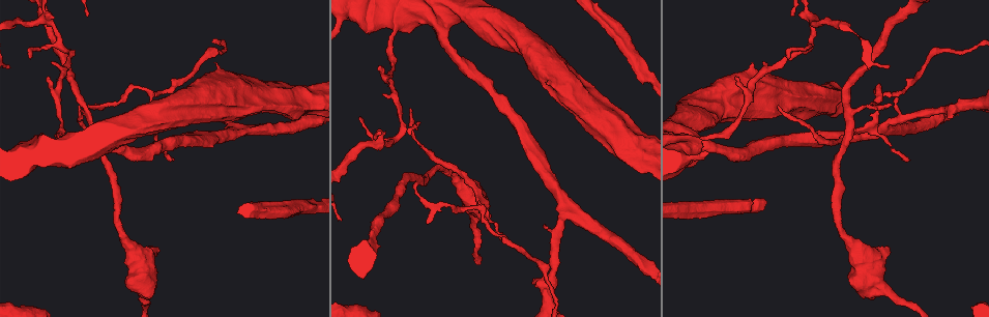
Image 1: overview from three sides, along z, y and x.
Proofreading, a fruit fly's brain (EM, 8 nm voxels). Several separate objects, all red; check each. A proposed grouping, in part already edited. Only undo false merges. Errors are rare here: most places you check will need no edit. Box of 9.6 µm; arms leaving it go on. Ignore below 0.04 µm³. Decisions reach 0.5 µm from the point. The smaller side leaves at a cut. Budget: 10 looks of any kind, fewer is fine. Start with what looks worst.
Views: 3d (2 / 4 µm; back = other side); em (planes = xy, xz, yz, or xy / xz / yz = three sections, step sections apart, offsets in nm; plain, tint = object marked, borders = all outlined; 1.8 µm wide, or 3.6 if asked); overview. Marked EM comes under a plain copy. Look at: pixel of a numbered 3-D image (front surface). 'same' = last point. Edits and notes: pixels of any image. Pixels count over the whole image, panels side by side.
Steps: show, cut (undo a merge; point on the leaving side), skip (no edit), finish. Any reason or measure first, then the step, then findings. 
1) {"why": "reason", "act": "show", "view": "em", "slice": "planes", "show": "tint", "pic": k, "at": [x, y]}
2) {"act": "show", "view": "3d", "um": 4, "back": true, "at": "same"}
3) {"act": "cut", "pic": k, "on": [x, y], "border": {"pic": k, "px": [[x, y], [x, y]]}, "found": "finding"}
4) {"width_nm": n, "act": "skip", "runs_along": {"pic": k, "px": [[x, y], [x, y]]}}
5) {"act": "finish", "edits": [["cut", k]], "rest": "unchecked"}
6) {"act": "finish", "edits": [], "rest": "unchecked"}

{"why": "sharp bend", "act": "show", "view": "em", "slice": "planes", "show": "tint", "pic": 1, "at": [439, 20]}

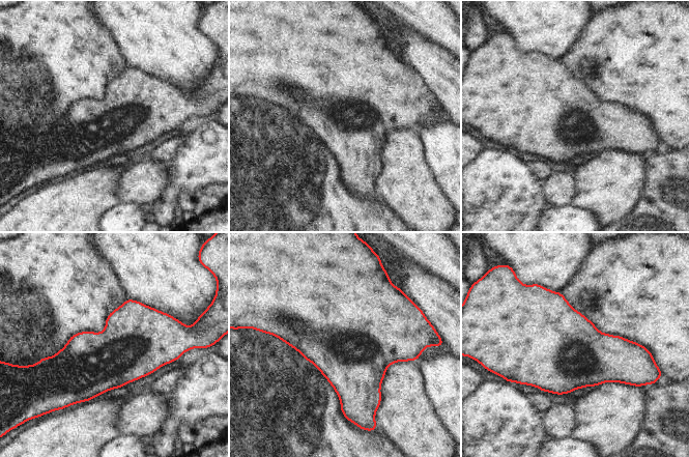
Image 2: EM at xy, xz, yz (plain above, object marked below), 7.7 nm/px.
{"act": "skip", "found": "all the same neuron"}

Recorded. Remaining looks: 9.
{"why": "abrupt turn", "act": "show", "view": "3d", "um": 4, "back": true, "pic": 1, "at": [232, 102]}

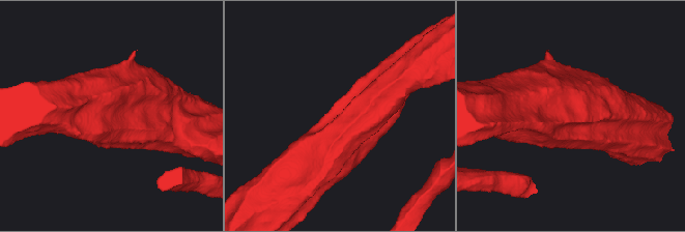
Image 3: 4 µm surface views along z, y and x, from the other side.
{"act": "show", "view": "em", "slice": "xz", "step": 8, "show": "tint", "pic": 3, "at": [557, 114]}

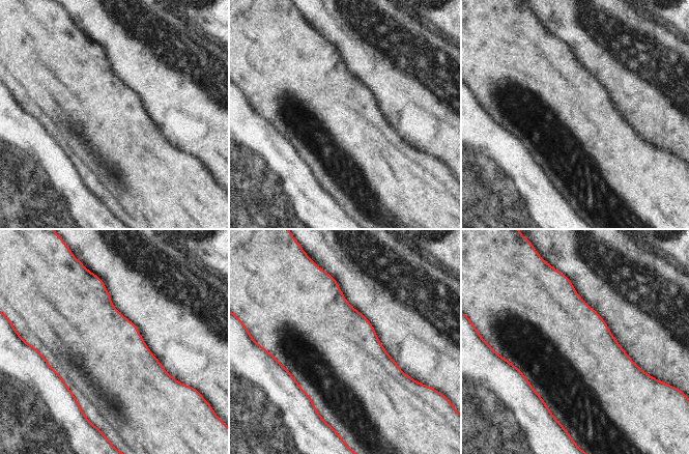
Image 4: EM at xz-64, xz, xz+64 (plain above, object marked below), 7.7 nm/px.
{"why": "another direction", "act": "show", "view": "em", "slice": "planes", "show": "tint", "at": "same"}

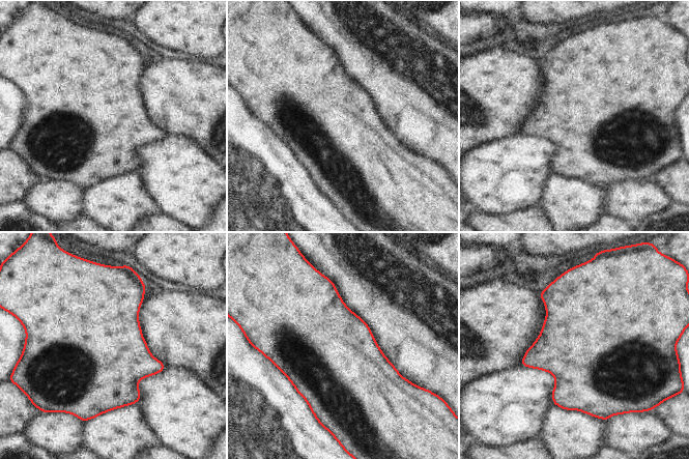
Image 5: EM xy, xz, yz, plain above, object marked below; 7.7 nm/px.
{"act": "skip", "found": "one neuron here"}

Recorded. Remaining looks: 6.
{"why": "sharp bend", "act": "show", "view": "em", "slice": "yz", "step": 8, "show": "tint", "pic": 1, "at": [483, 207]}

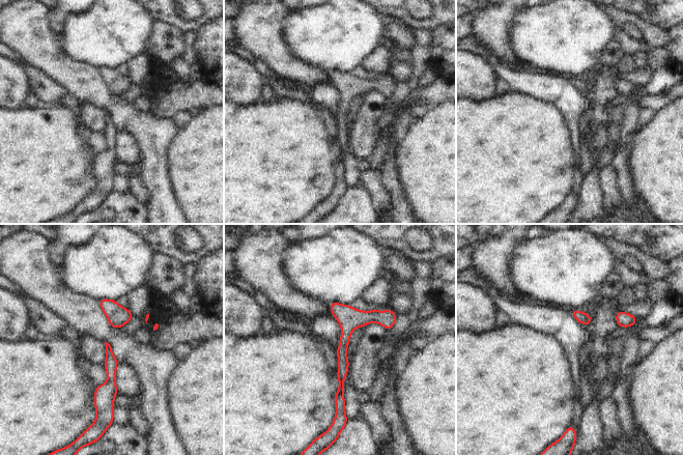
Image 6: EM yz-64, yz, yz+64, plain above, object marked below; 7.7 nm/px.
{"why": "another direction", "act": "show", "view": "em", "slice": "planes", "show": "tint", "at": "same"}

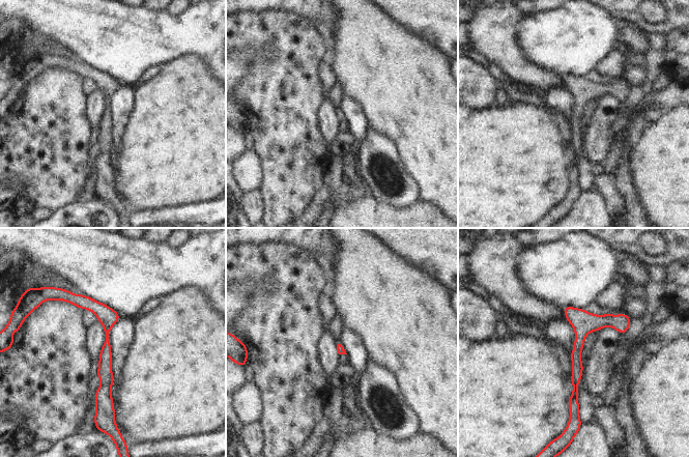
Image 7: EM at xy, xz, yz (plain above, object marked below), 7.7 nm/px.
{"act": "skip", "runs_along": {"pic": 7, "px": [[70, 296], [107, 319], [105, 406]]}, "found": "continuous, no second neuron"}

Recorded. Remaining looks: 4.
{"why": "three arms meet", "act": "show", "view": "em", "slice": "xz", "step": 4, "show": "tint", "pic": 1, "at": [879, 129]}

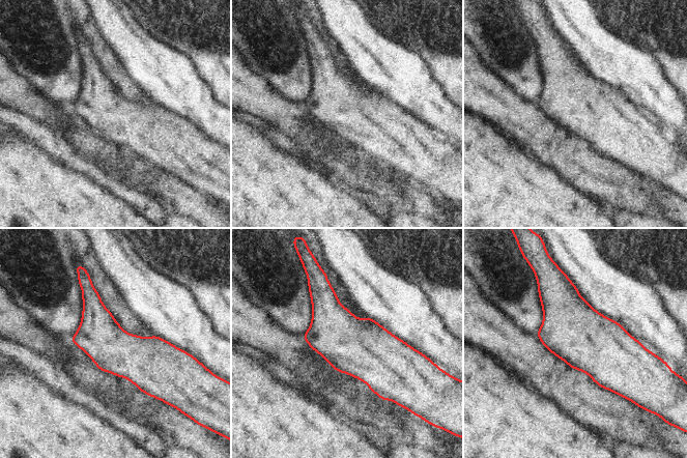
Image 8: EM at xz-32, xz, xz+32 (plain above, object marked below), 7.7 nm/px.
{"act": "show", "view": "em", "slice": "yz", "step": 16, "show": "tint", "at": "same"}

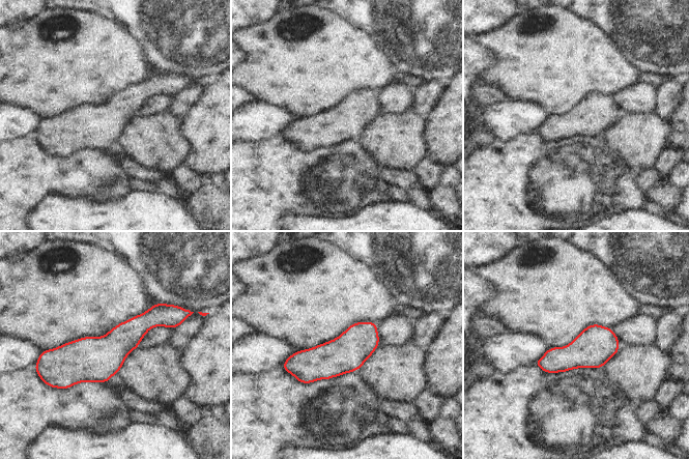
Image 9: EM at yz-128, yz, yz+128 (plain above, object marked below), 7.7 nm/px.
{"width_nm": 300, "act": "skip", "found": "one neuron here"}

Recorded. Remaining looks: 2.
{"act": "finish", "edits": [], "rest": "unchecked"}

